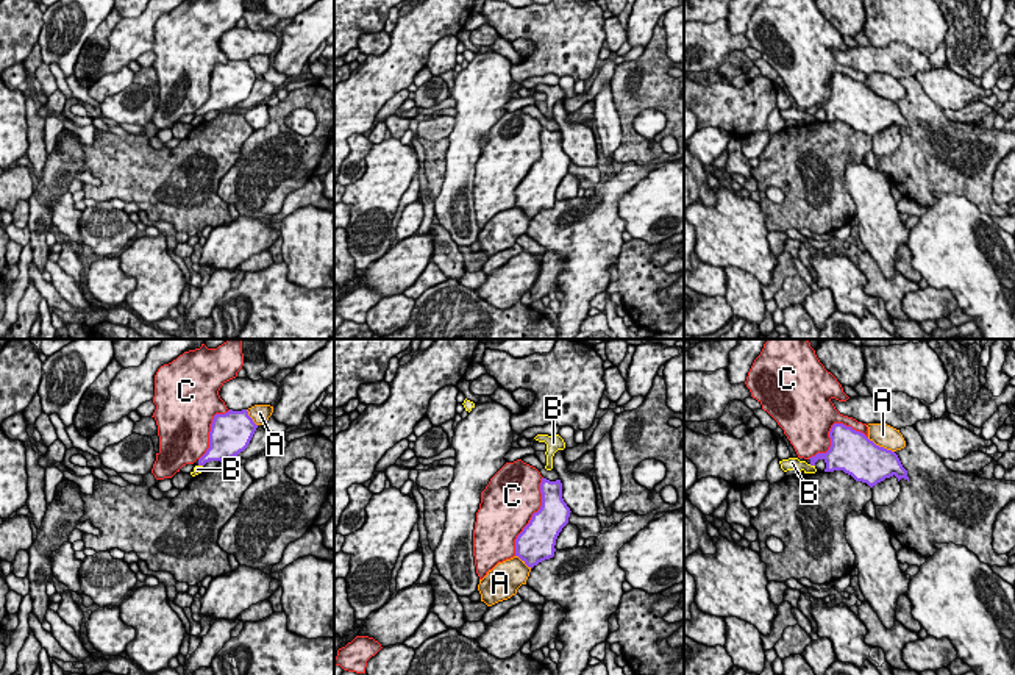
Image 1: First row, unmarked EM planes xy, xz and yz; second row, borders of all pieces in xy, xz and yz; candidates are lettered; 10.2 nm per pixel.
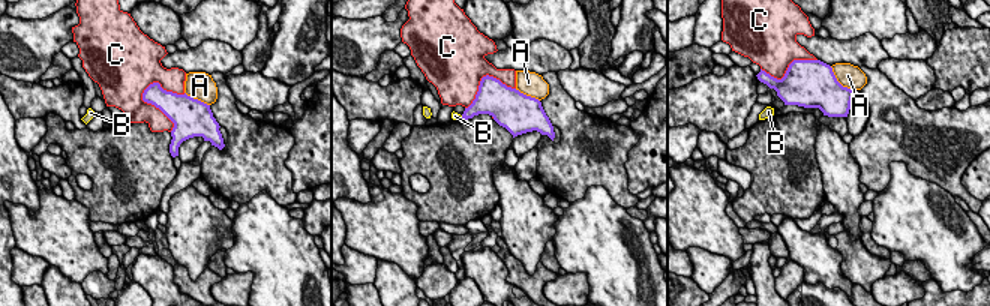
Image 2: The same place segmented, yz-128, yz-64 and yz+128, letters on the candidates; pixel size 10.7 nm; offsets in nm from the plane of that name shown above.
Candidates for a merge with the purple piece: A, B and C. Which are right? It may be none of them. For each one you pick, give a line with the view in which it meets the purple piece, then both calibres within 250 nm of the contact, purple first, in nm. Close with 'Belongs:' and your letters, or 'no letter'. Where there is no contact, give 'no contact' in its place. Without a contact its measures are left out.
Belongs: no letter

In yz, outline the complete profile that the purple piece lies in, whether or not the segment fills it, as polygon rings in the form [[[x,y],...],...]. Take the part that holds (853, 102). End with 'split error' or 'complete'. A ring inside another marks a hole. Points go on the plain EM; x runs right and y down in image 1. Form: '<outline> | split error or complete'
[[[834,73],[829,88],[829,100],[809,108],[810,116],[823,109],[826,112],[824,122],[843,120],[856,131],[867,133],[870,138],[893,125],[898,131],[901,128],[909,131],[907,120],[903,117],[898,105],[876,95],[864,83],[843,73]]] | complete

